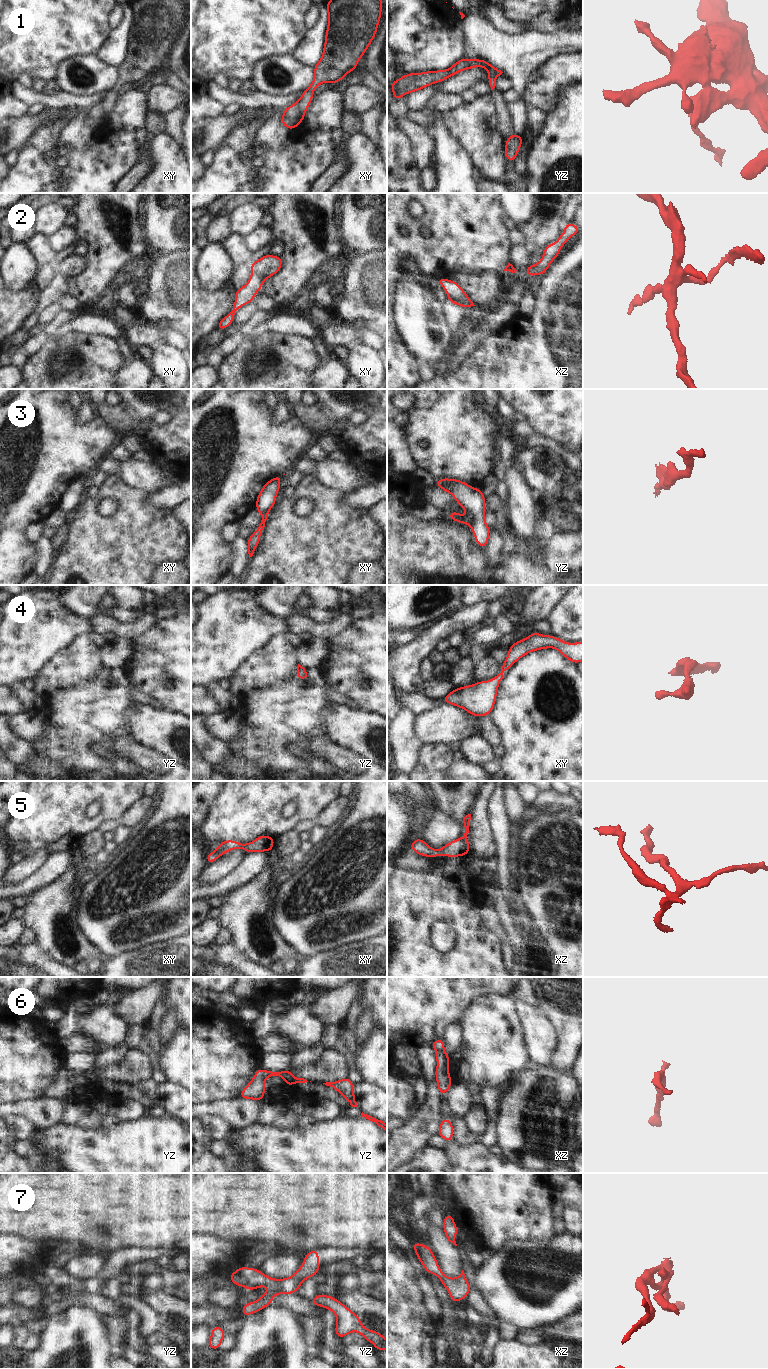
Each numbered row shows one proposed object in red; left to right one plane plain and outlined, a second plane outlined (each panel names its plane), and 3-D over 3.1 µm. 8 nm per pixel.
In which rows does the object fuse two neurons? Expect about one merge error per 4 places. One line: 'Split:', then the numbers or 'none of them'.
Split: none of them.

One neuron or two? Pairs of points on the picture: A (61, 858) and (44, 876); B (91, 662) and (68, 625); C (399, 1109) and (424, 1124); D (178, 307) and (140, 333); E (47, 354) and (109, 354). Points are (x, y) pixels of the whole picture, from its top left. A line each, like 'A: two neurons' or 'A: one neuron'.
A: one neuron
B: two neurons
C: two neurons
D: two neurons
E: one neuron

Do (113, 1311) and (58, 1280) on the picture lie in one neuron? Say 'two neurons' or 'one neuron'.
two neurons

